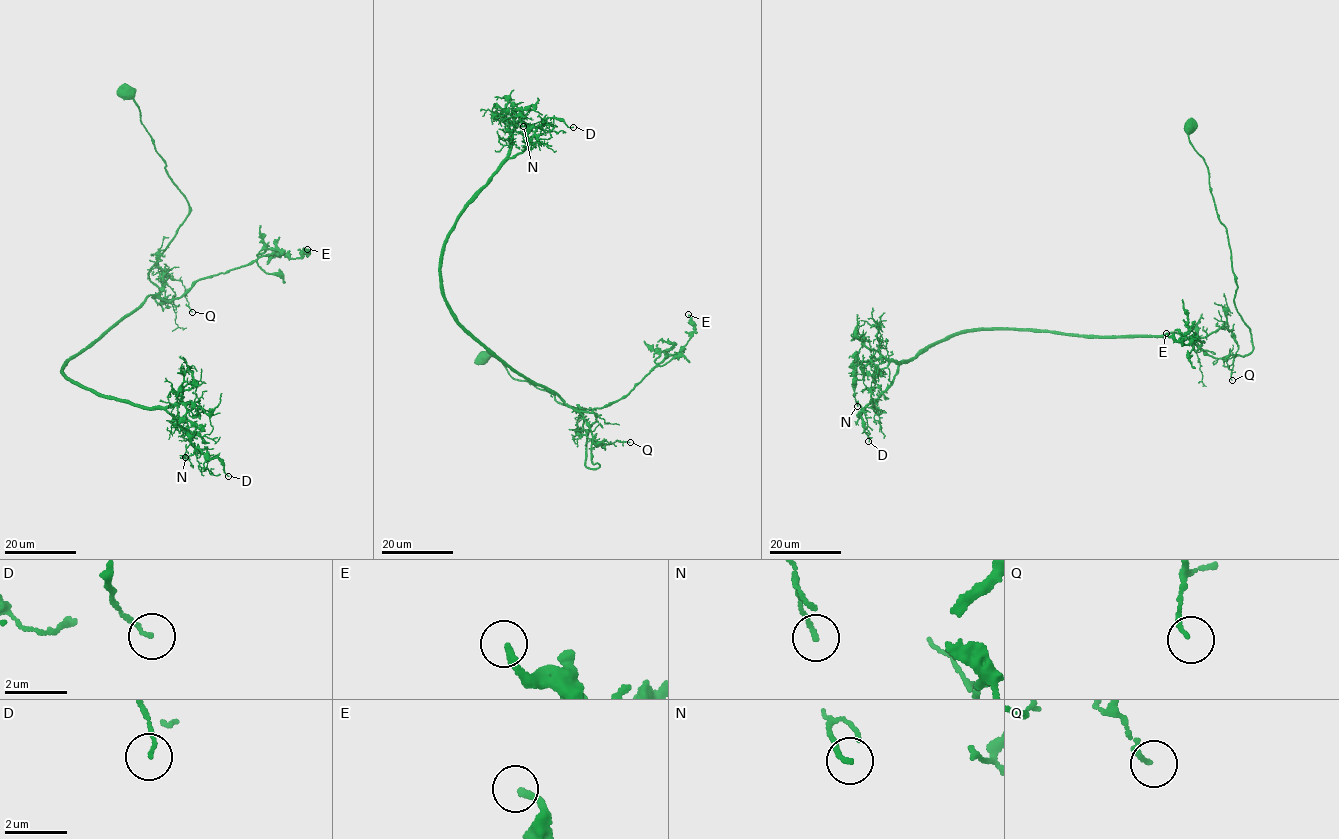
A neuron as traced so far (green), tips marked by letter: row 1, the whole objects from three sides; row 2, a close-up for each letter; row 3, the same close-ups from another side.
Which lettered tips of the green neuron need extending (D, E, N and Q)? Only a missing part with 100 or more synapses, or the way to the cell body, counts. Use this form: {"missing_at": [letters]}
{"missing_at": []}

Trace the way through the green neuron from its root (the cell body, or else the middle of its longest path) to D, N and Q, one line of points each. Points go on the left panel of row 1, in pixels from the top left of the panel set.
D: (124, 94), (189, 214), (149, 271), (162, 305), (148, 295), (63, 372), (85, 389), (166, 410), (228, 476)
N: (124, 94), (189, 214), (149, 271), (162, 305), (148, 295), (62, 371), (140, 405), (181, 403), (185, 457)
Q: (124, 94), (189, 206), (149, 271), (159, 290), (152, 296), (162, 305), (162, 270), (182, 283), (192, 312)

